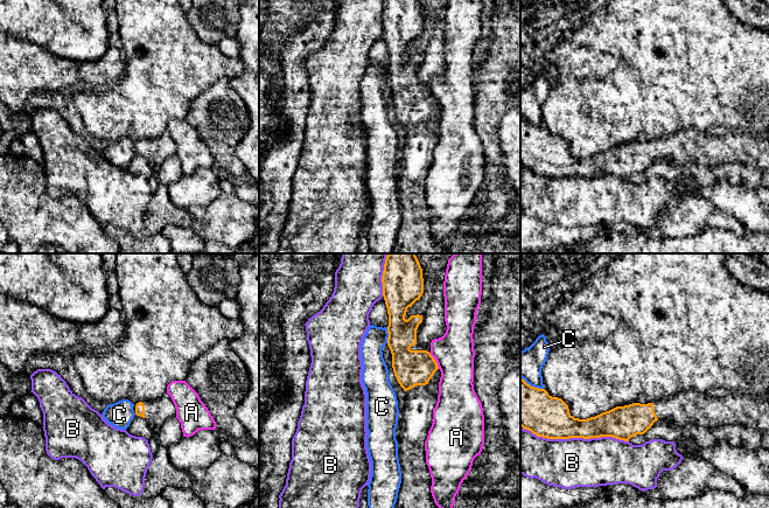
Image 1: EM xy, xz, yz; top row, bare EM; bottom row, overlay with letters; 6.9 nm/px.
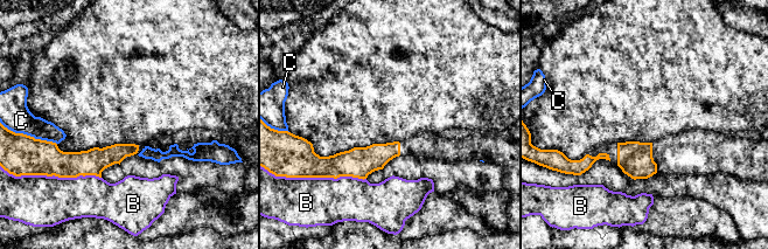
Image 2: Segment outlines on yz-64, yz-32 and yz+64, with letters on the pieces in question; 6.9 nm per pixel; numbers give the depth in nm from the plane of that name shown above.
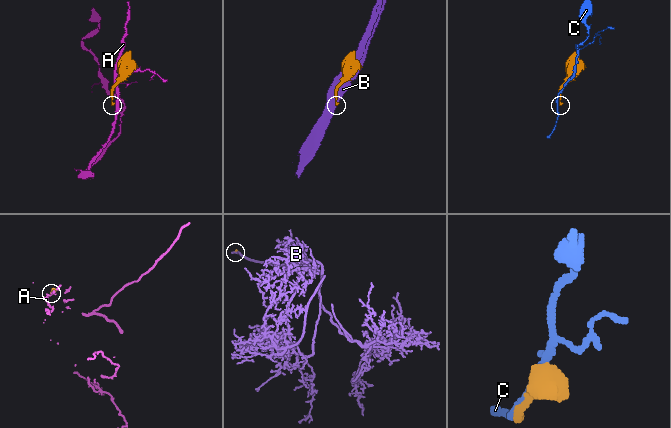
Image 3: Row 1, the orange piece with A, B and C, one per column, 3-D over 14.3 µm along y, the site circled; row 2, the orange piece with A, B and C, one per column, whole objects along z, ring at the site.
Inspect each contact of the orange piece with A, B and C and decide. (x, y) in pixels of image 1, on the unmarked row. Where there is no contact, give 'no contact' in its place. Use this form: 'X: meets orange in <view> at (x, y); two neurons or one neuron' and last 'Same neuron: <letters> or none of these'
A: meets orange in xz at (435, 99); two neurons
B: meets orange in yz at (575, 175); two neurons
C: meets orange in xz at (389, 74); two neurons
Same neuron: none of these

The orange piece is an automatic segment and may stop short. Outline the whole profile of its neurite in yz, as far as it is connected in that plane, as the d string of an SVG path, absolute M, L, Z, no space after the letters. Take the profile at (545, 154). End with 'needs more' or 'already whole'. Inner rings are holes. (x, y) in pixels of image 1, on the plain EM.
M520 116L520 165L537 175L547 178L601 176L613 175L629 180L636 173L644 173L657 159L673 159L684 166L687 160L707 167L725 163L742 163L761 171L761 182L769 188L769 138L755 133L732 132L727 135L709 135L705 131L688 128L680 131L672 139L653 141L632 141L616 145L587 158L574 156L568 144L558 135L552 135L545 127L531 125Z | needs more

